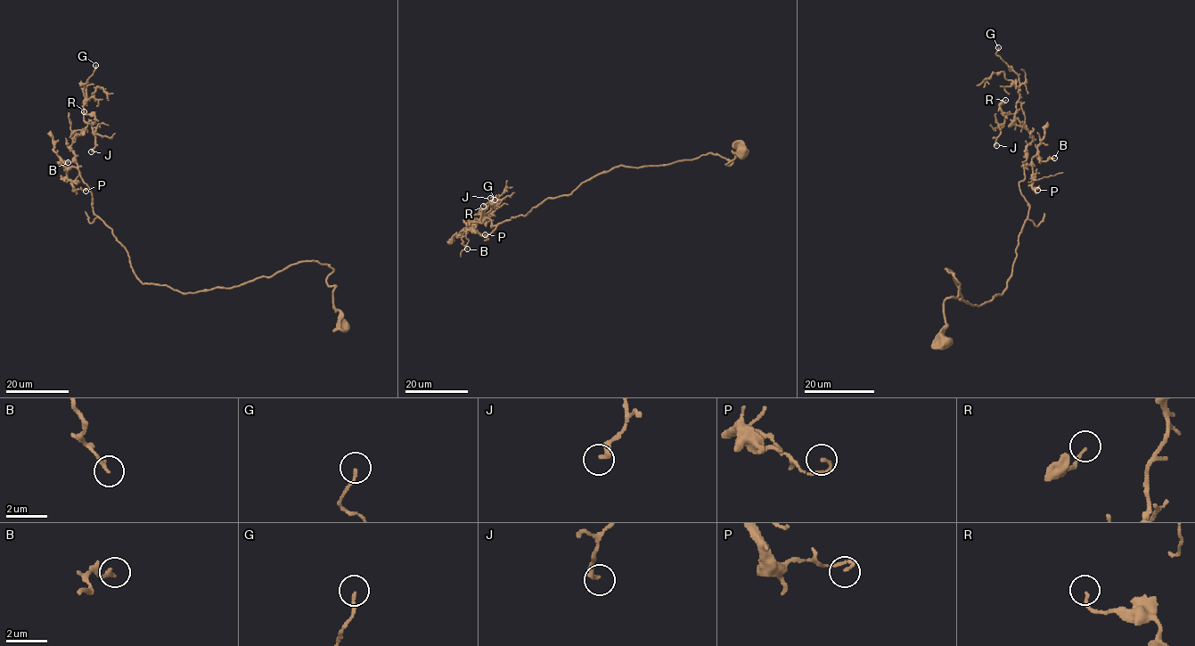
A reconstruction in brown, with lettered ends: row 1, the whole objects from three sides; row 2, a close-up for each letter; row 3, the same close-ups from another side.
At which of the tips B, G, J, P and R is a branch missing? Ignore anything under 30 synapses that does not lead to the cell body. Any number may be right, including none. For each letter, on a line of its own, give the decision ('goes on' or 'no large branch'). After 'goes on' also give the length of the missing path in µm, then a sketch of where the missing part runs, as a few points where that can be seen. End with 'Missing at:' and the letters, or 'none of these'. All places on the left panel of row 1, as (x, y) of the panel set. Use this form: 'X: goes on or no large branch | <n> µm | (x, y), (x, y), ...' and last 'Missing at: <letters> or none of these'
B: no large branch
G: no large branch
J: no large branch
P: no large branch
R: no large branch
Missing at: none of these

